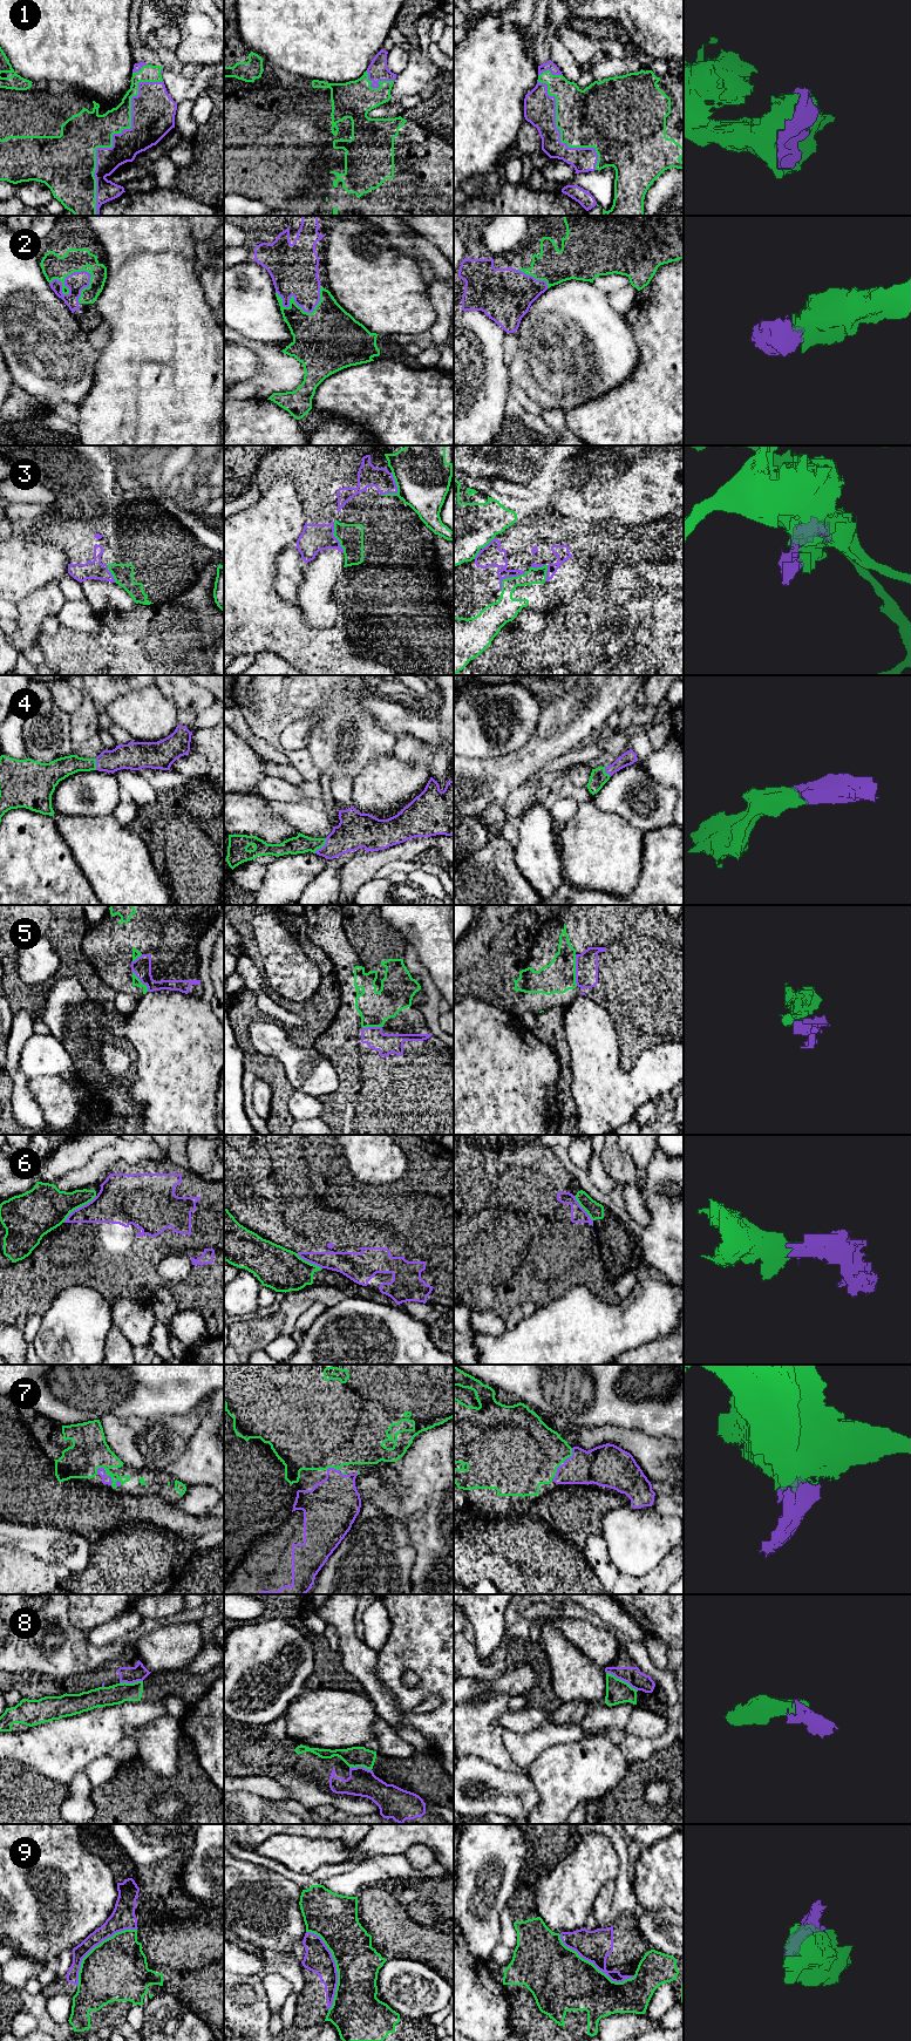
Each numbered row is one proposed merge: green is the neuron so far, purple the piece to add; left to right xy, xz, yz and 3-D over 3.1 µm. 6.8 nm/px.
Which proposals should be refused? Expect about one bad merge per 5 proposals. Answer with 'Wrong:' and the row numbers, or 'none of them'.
Wrong: 3, 6, 8, 9

